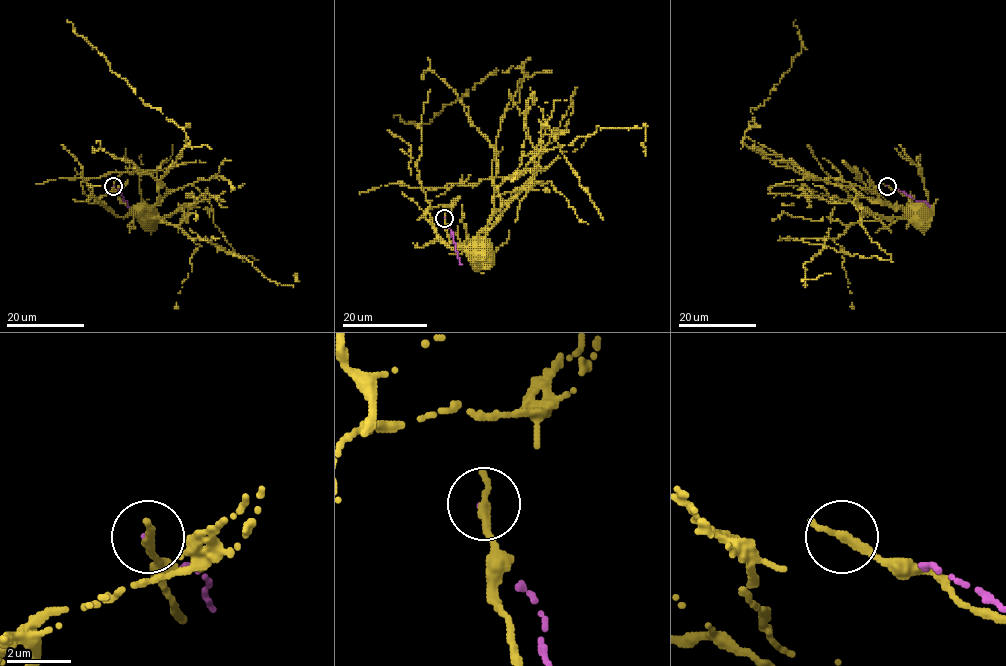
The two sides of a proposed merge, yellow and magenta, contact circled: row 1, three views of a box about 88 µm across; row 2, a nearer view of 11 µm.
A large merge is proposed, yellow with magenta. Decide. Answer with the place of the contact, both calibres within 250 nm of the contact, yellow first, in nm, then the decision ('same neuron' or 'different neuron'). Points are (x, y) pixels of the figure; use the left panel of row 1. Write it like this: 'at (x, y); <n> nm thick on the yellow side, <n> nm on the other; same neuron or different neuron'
at (113, 186); 360 nm thick on the yellow side, 70 nm on the other; different neuron

